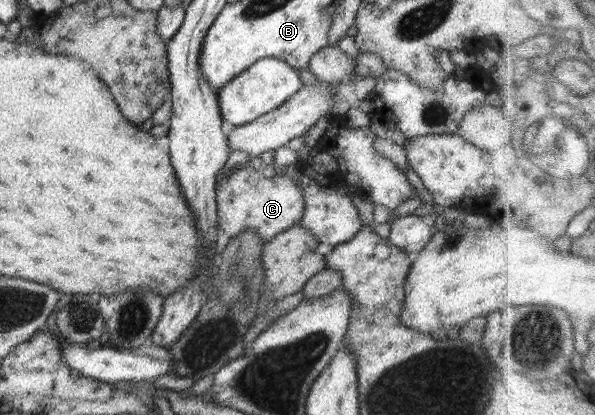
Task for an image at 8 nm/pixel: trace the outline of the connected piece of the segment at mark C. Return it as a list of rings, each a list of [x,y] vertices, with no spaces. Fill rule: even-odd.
[[[256,164],[242,166],[236,170],[230,178],[217,180],[216,187],[217,194],[217,226],[218,226],[218,240],[222,242],[222,246],[226,246],[228,240],[240,232],[246,230],[255,231],[260,235],[262,241],[270,241],[274,236],[292,228],[296,225],[304,214],[304,195],[300,185],[296,183],[296,179],[292,179],[290,175],[275,175],[270,178],[263,175]]]

